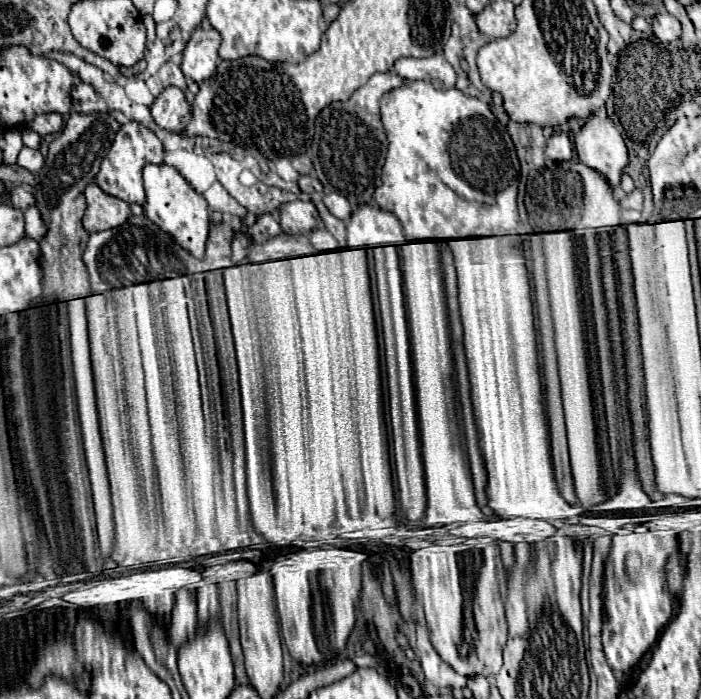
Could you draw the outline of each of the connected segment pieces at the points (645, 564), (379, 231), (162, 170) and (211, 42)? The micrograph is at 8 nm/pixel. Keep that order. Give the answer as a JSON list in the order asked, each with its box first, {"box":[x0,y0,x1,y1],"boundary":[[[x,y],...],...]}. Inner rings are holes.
[{"box":[602,530,678,672],"boundary":[[[654,530],[645,533],[614,535],[611,551],[605,566],[606,620],[602,626],[602,644],[604,654],[612,670],[628,672],[650,648],[658,641],[659,632],[664,630],[672,618],[672,596],[666,590],[662,566],[670,552],[678,550],[678,533],[674,530]]]},{"box":[348,204,404,248],"boundary":[[[368,204],[360,206],[348,222],[348,248],[376,248],[388,244],[404,244],[402,226],[394,214],[386,210],[376,210]]]},{"box":[144,166,208,258],"boundary":[[[146,166],[144,168],[144,188],[146,188],[146,216],[166,234],[174,236],[174,242],[180,244],[184,250],[190,250],[194,258],[204,256],[204,244],[208,240],[208,204],[204,196],[200,196],[172,166]]]},{"box":[180,26,220,82],"boundary":[[[208,26],[198,28],[184,48],[184,58],[180,66],[184,76],[192,78],[194,82],[202,82],[214,76],[216,66],[220,62],[218,46],[220,34],[216,30],[210,30]]]}]

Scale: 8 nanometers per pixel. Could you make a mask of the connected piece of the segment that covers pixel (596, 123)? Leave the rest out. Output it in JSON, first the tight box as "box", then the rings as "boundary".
{"box":[574,116,628,188],"boundary":[[[592,116],[586,126],[574,134],[576,152],[582,164],[596,170],[616,188],[628,164],[628,150],[610,118]]]}

